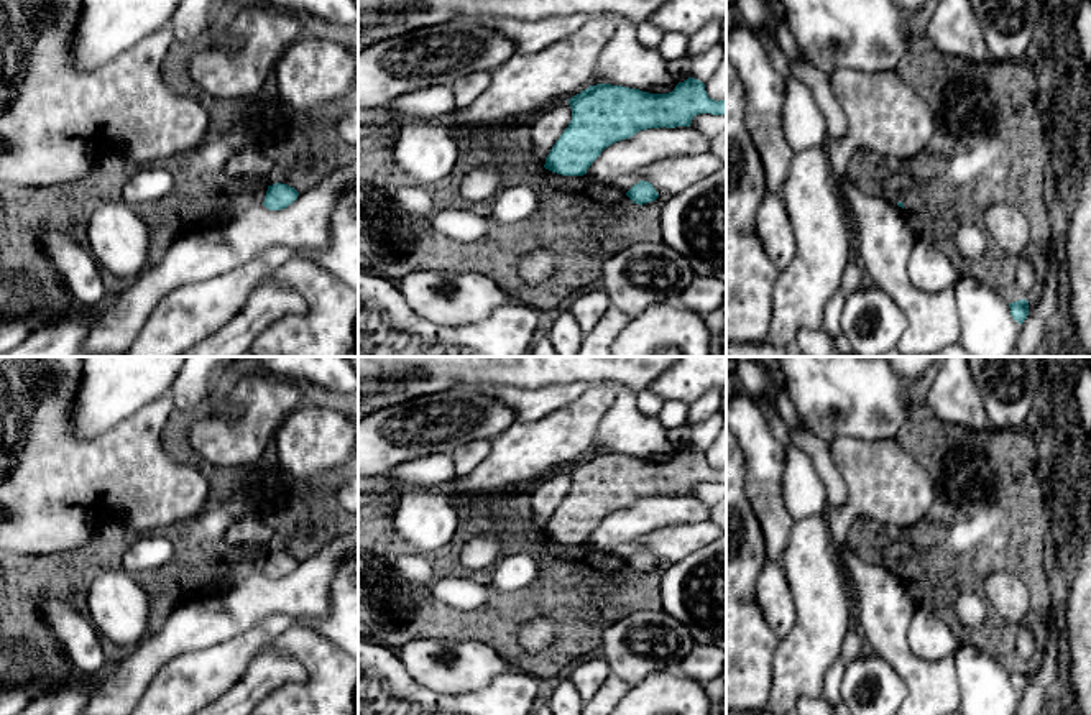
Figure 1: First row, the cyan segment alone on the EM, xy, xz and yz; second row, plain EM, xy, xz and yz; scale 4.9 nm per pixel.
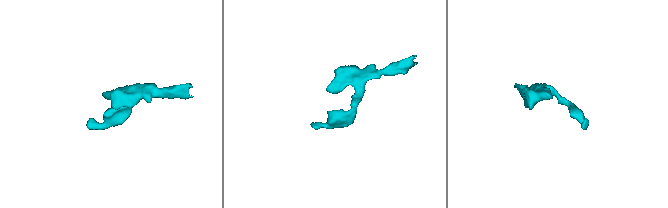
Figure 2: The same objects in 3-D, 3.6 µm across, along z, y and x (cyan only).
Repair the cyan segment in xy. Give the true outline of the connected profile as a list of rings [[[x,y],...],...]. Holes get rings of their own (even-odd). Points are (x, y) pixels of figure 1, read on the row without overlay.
[[[276,551],[268,554],[263,574],[269,579],[281,579],[291,574],[297,564],[299,560],[294,556]]]

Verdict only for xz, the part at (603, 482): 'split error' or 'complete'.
complete

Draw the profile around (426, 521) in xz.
[[[398,485],[393,516],[398,546],[435,559],[458,529],[452,498],[435,488]]]

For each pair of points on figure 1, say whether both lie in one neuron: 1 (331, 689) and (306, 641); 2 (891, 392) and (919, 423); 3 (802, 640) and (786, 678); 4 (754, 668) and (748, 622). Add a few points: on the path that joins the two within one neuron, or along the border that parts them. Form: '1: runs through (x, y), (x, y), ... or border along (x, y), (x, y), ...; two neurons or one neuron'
1: runs through (331, 678), (329, 668), (316, 653); one neuron
2: border along (914, 410), (909, 428); two neurons
3: runs through (802, 650), (802, 659), (796, 668); one neuron
4: runs through (748, 656), (748, 633); one neuron

